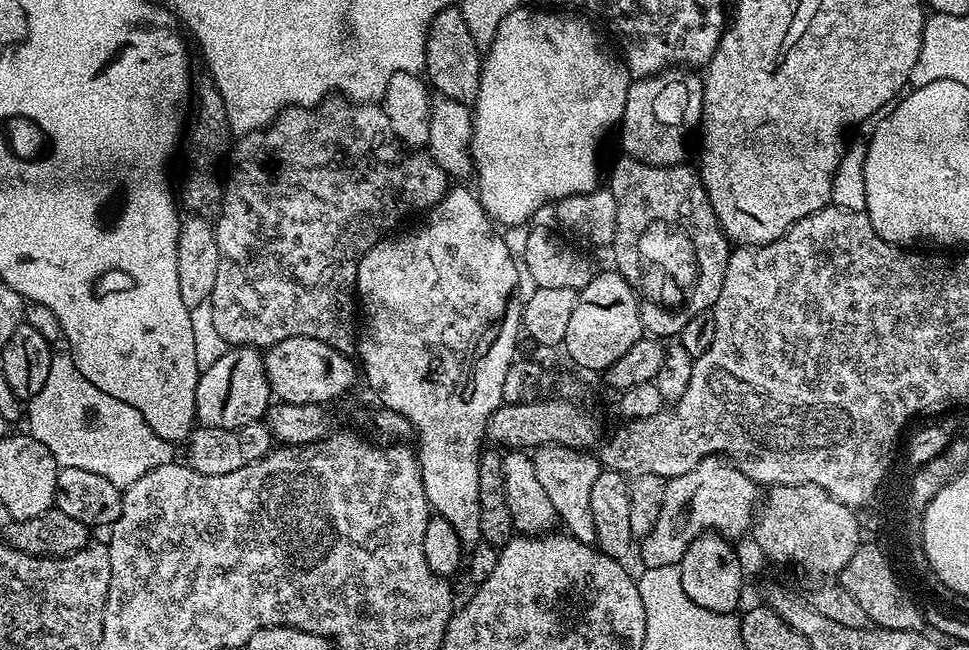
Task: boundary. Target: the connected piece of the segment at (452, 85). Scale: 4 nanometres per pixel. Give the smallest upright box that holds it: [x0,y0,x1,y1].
[424,7,481,105]

